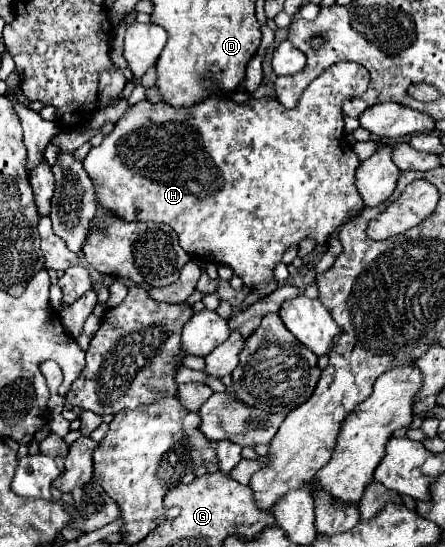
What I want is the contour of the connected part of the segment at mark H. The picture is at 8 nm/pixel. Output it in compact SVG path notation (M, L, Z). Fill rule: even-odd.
M337 62L335 66L325 70L319 78L315 78L309 84L305 94L301 96L301 102L291 110L283 108L275 98L261 98L261 100L249 100L245 104L235 104L233 100L229 100L225 96L211 96L209 100L205 100L193 108L181 108L181 110L177 110L169 104L163 104L163 102L153 104L149 100L141 100L139 104L127 108L123 118L115 124L113 132L107 134L97 148L91 148L83 166L89 174L89 178L99 184L97 200L103 206L107 206L109 210L113 210L117 216L121 216L123 220L143 220L143 222L169 224L177 232L181 248L185 248L193 258L199 258L199 260L207 258L207 262L211 262L211 264L213 262L227 264L233 268L233 272L243 280L243 284L247 288L257 288L257 286L263 286L273 280L273 268L281 260L283 252L289 246L299 244L303 238L313 238L317 244L325 244L327 238L341 224L345 224L349 220L349 210L353 210L353 208L363 210L363 200L355 190L355 170L359 166L359 158L345 138L341 106L343 106L345 98L365 94L367 84L369 84L369 72L361 64Z

